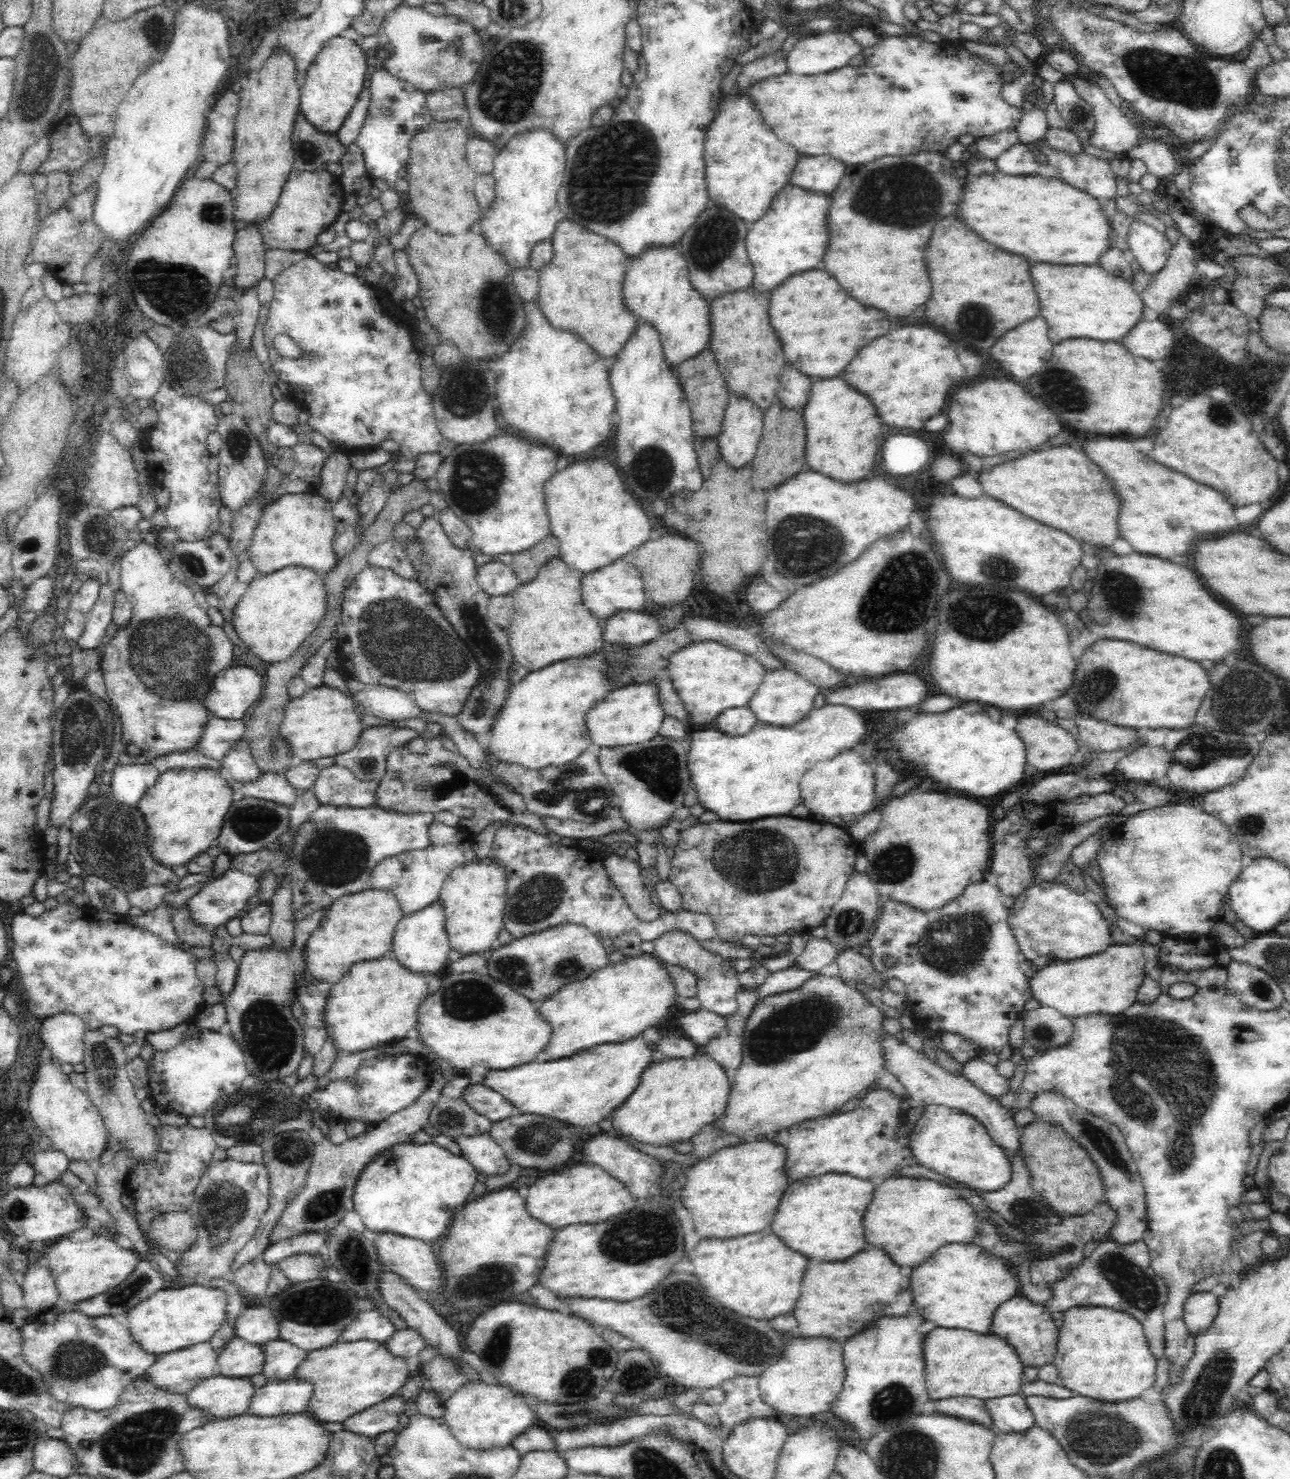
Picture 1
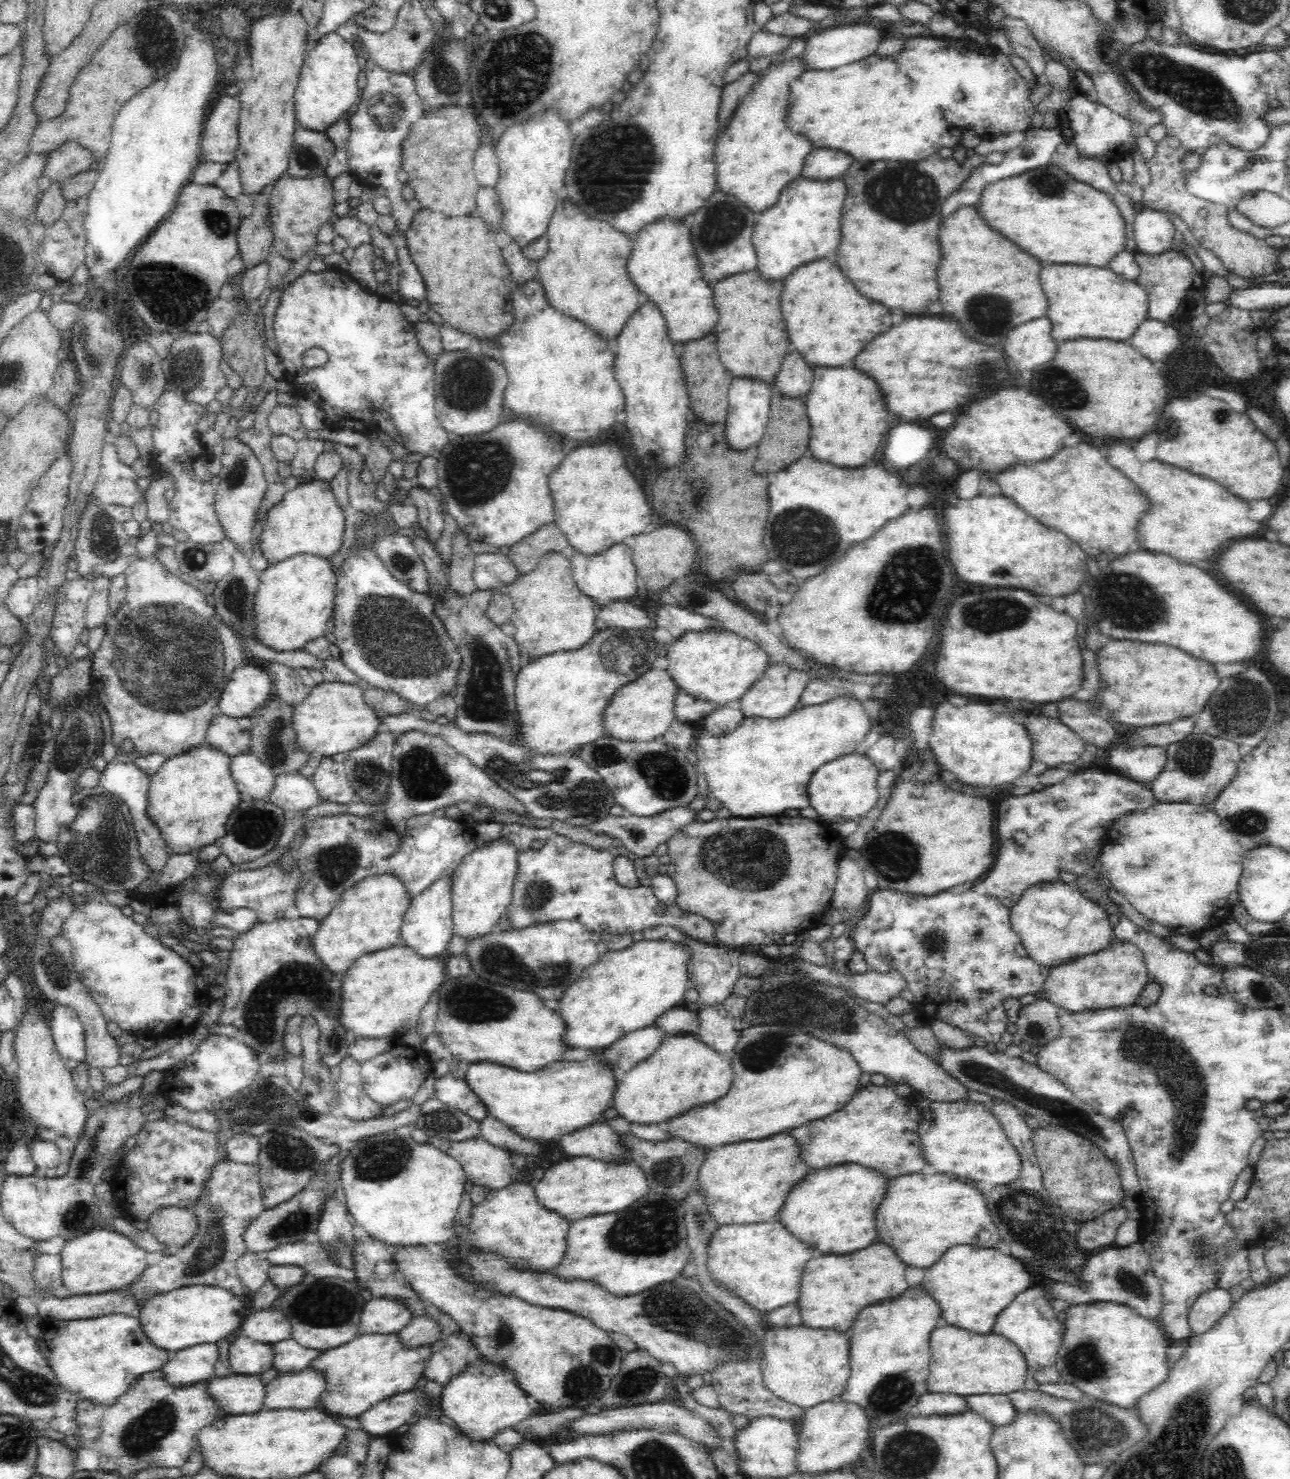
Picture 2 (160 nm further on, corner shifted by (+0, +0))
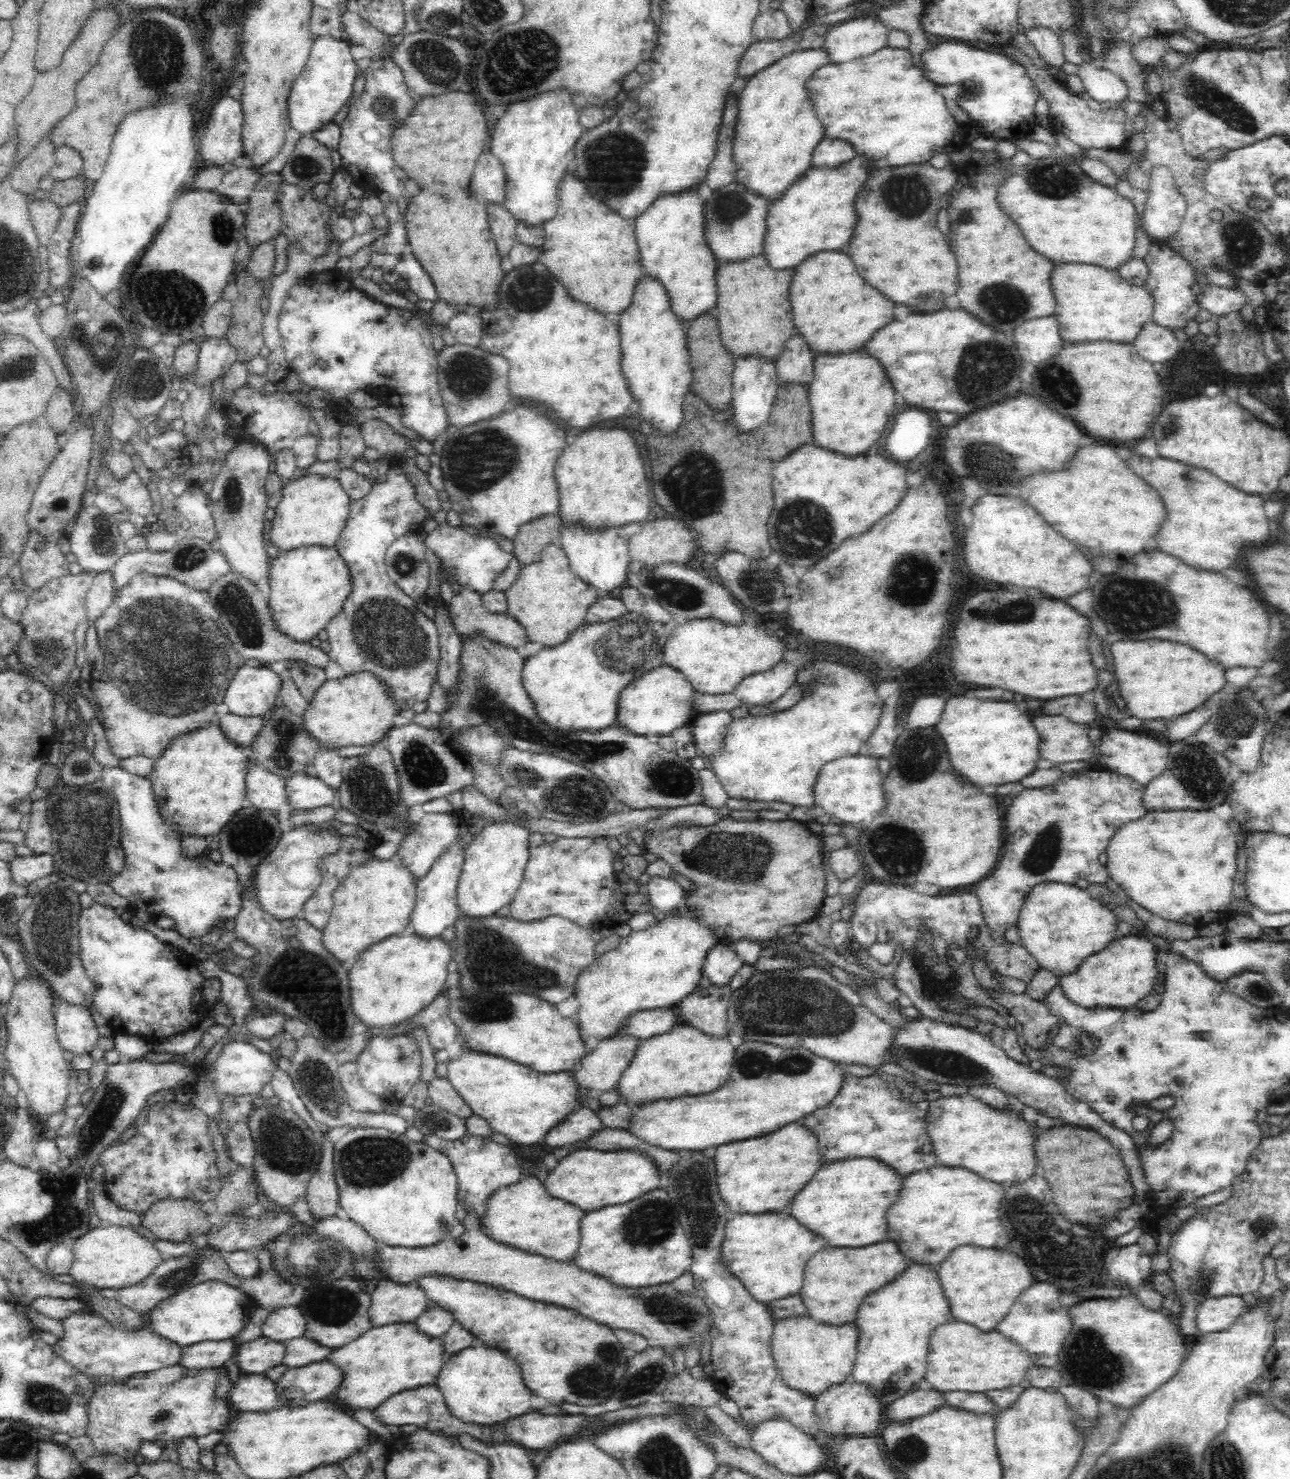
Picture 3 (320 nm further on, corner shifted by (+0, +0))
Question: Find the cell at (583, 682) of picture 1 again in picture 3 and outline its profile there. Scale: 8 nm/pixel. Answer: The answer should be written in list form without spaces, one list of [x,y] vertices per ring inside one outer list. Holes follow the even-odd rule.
[[[630,612],[608,622],[584,622],[566,642],[555,648],[542,648],[538,654],[528,657],[521,670],[521,683],[525,694],[532,701],[536,717],[550,730],[564,735],[600,732],[616,724],[616,705],[620,691],[635,678],[663,664],[666,640],[668,635],[664,624],[644,620]]]

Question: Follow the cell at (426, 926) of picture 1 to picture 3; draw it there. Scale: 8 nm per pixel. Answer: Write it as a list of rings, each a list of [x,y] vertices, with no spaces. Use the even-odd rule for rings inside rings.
[[[462,842],[454,843],[436,860],[430,872],[417,882],[415,905],[409,917],[409,929],[414,932],[414,935],[420,936],[420,939],[432,941],[440,938],[440,934],[446,928],[452,928],[458,918],[457,884],[465,846]]]

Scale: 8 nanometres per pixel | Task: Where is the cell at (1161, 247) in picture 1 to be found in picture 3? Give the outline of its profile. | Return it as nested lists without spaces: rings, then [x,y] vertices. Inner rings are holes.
[[[1163,166],[1154,168],[1142,212],[1142,226],[1150,242],[1168,242],[1178,232],[1186,211],[1185,200],[1173,187],[1170,171]]]

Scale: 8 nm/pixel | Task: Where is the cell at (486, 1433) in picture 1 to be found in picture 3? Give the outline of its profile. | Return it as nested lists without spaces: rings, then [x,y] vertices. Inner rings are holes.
[[[478,1347],[460,1350],[449,1357],[438,1373],[436,1385],[445,1398],[446,1407],[452,1416],[465,1424],[493,1425],[510,1421],[533,1411],[532,1392],[525,1385],[520,1364],[504,1350]]]

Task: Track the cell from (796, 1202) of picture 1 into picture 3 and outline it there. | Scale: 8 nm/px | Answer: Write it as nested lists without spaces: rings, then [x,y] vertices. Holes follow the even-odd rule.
[[[872,1157],[823,1164],[794,1196],[786,1212],[802,1227],[818,1234],[827,1247],[860,1248],[880,1242],[886,1234],[884,1212],[896,1200],[902,1178]]]

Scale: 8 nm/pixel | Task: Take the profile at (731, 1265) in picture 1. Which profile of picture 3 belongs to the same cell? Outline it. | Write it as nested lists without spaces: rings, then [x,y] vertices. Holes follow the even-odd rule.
[[[786,1210],[780,1214],[734,1215],[728,1217],[724,1227],[720,1260],[729,1274],[744,1286],[756,1302],[767,1305],[773,1300],[799,1294],[808,1259],[820,1248],[826,1247],[820,1240],[816,1234],[808,1232],[806,1228],[798,1224]]]

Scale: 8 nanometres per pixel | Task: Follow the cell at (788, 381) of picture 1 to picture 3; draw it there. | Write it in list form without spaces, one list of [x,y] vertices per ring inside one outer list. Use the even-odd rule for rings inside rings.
[[[799,334],[792,336],[774,363],[779,384],[807,387],[814,378],[813,360],[805,340]]]

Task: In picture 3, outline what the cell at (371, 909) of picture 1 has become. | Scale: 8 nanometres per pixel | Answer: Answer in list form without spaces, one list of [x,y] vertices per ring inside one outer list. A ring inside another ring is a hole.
[[[396,856],[388,860],[375,858],[370,863],[354,868],[334,891],[329,920],[321,930],[324,949],[351,969],[368,948],[391,936],[402,935],[409,928],[416,886],[417,882]]]

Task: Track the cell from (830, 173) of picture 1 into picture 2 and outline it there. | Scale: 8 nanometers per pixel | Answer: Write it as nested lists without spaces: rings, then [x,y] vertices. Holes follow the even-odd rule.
[[[814,148],[804,159],[800,177],[808,180],[832,182],[840,180],[848,172],[848,167],[855,166],[854,160],[844,156],[844,152]]]

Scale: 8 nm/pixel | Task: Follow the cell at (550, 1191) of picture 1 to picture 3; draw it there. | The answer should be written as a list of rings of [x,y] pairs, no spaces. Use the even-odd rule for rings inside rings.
[[[578,1148],[557,1160],[557,1165],[543,1182],[546,1195],[580,1209],[586,1213],[626,1204],[658,1188],[662,1180],[654,1163],[637,1150],[606,1152],[595,1148]]]

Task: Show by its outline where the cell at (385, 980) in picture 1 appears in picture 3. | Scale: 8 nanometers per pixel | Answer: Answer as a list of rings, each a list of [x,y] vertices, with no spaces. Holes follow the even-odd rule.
[[[409,928],[400,936],[391,936],[368,948],[348,969],[355,1019],[363,1022],[366,1028],[379,1029],[398,1026],[414,1018],[445,991],[450,960],[450,948],[442,938],[426,941]]]

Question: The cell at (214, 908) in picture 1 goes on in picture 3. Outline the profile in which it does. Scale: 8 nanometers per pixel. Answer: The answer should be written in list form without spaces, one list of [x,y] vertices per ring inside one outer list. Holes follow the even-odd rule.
[[[312,825],[291,828],[283,832],[280,842],[256,865],[248,878],[255,901],[264,912],[278,920],[301,915],[304,903],[312,896],[320,883],[318,861],[320,857],[337,851],[337,835],[327,829],[316,831]]]

